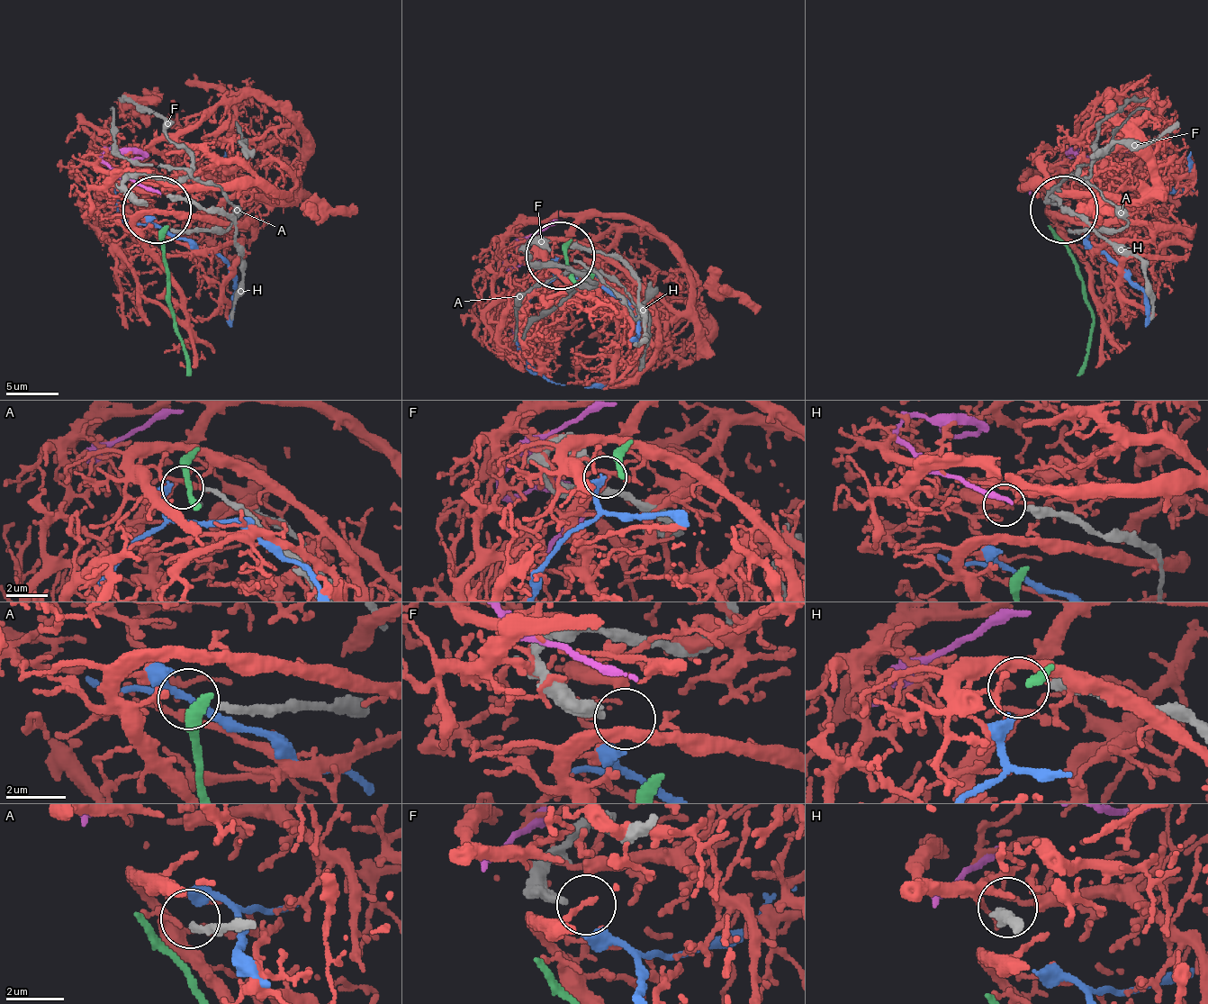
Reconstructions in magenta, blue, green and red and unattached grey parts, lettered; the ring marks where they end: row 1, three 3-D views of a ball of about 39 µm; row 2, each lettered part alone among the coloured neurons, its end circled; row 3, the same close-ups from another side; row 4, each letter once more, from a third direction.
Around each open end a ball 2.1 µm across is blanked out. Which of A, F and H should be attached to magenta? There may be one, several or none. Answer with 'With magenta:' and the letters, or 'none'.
With magenta: none

